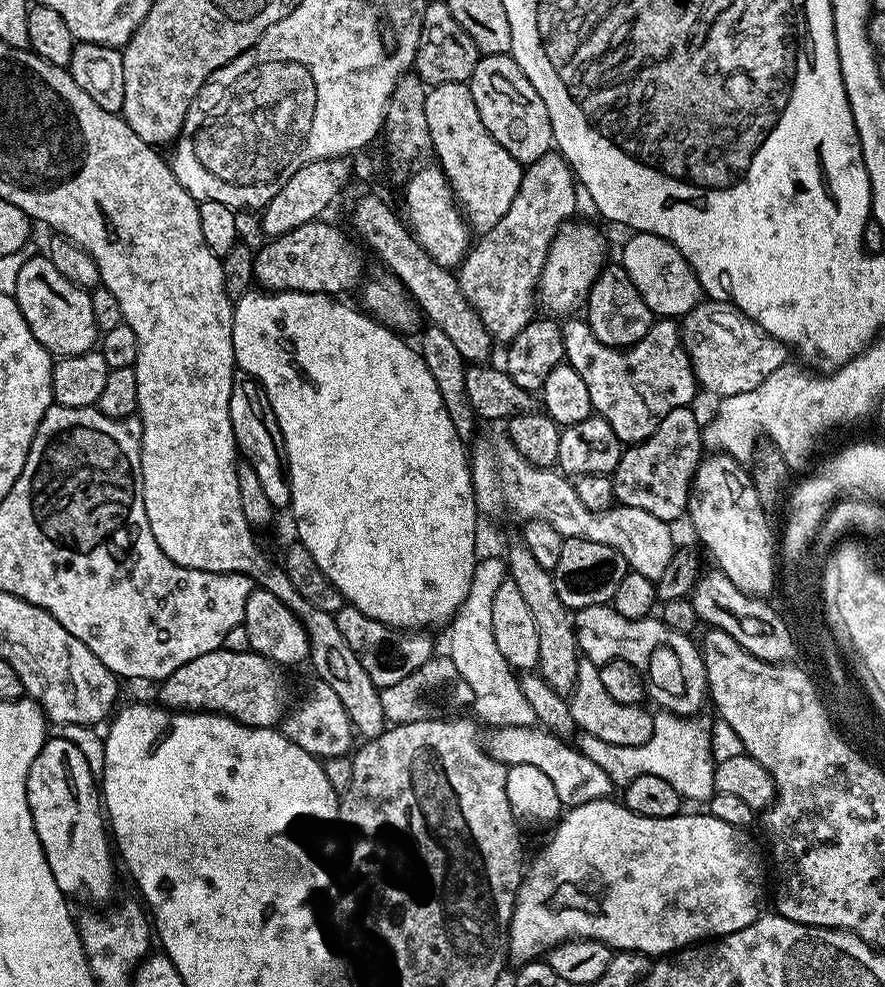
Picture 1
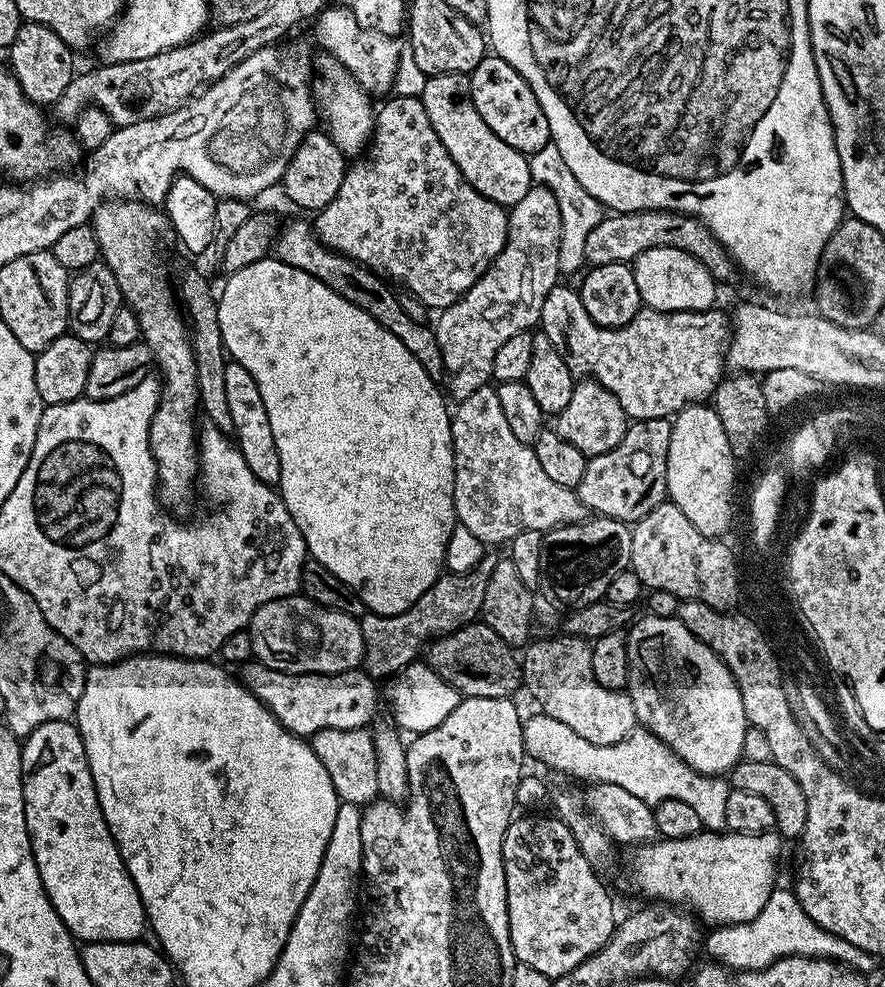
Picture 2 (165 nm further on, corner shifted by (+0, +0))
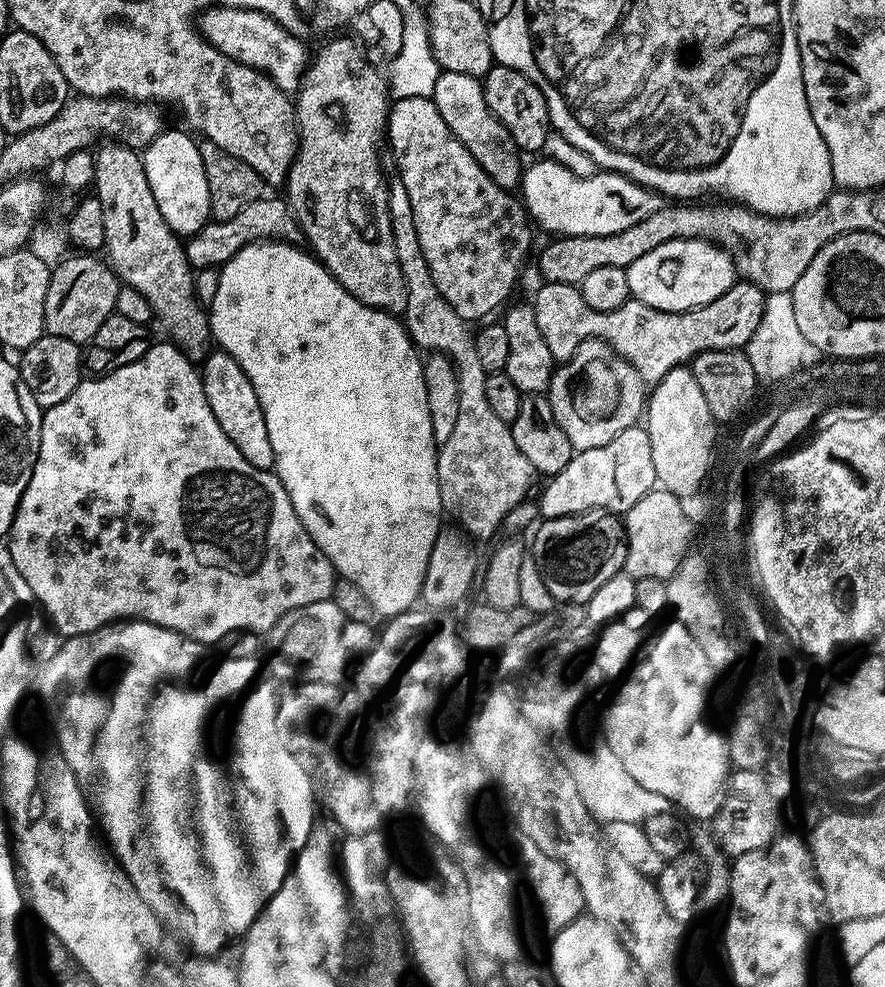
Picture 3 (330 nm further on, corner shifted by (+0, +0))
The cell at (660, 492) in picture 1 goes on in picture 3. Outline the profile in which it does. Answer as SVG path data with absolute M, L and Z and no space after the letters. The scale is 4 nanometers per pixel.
M637 426L622 430L618 438L610 438L606 446L594 450L577 451L558 474L547 477L544 493L538 507L544 520L562 518L570 514L587 512L590 508L603 508L606 512L623 514L646 493L657 487L654 458L650 455L650 434L647 427Z

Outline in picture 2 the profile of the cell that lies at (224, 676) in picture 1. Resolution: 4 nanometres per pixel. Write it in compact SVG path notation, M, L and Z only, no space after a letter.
M259 662L243 665L242 683L248 688L262 706L266 706L274 714L274 718L287 732L301 738L311 738L318 730L333 728L334 730L354 730L373 723L372 715L376 712L377 681L360 668L351 668L349 672L339 672L333 676L326 674L290 674L282 670L274 670Z

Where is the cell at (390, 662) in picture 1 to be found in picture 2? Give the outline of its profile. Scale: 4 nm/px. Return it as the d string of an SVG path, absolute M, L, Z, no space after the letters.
M485 554L478 562L478 566L470 570L445 571L434 582L431 593L418 598L418 602L402 610L402 614L383 616L377 612L365 611L364 615L359 617L364 647L363 671L373 678L395 677L408 664L415 661L437 637L458 631L459 628L473 623L482 613L486 586L490 583L490 574L494 574L496 561L495 555Z

